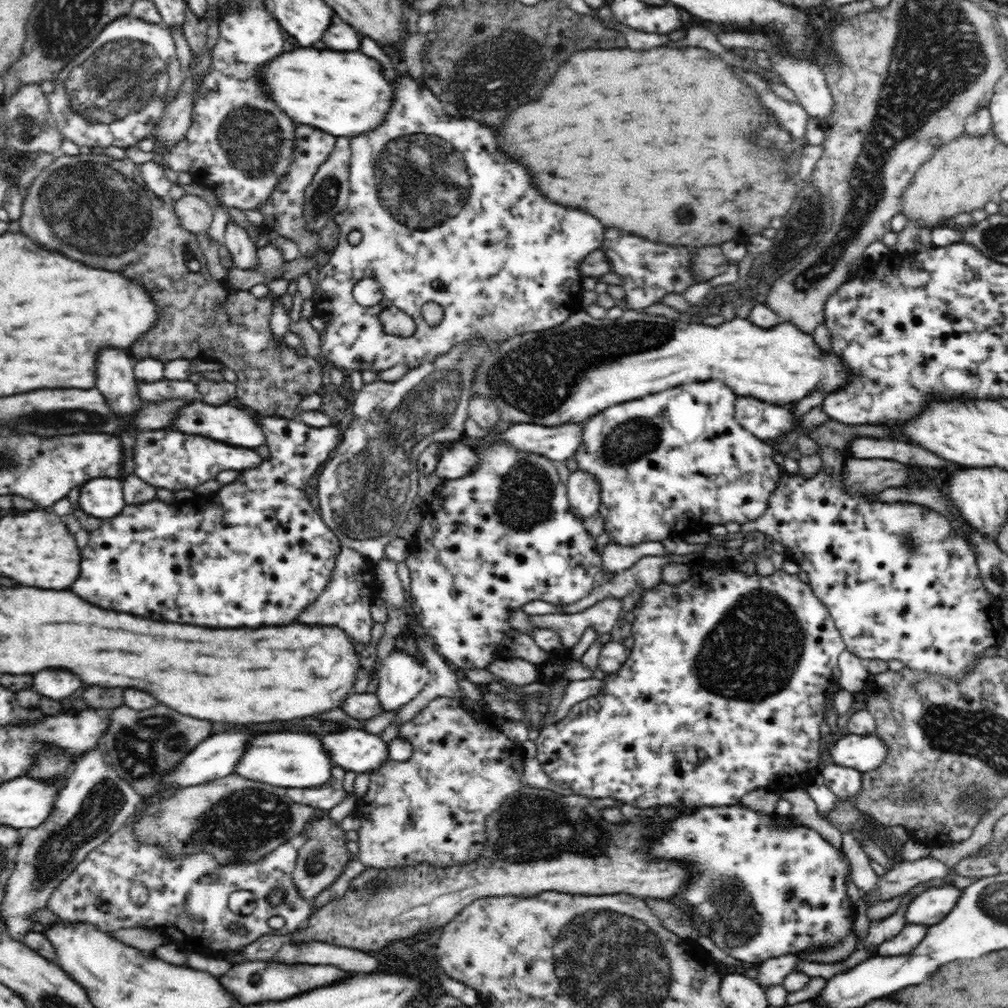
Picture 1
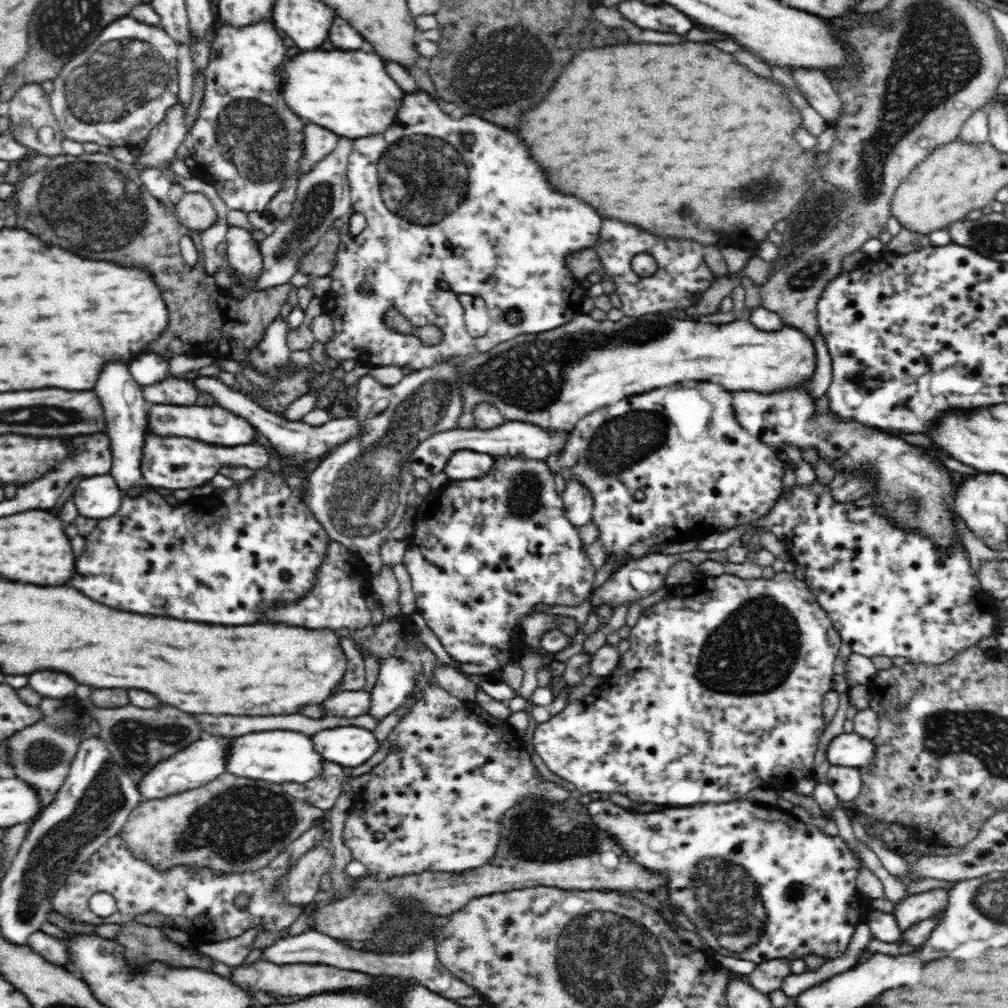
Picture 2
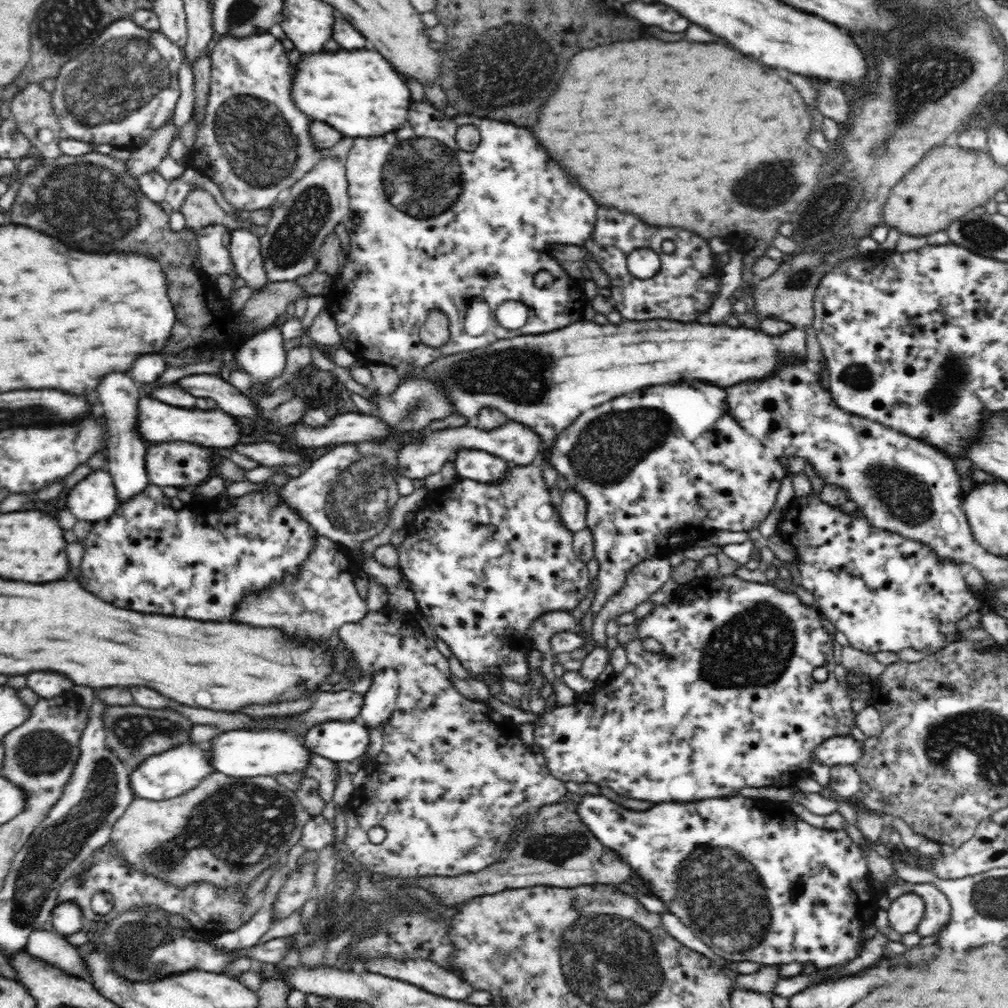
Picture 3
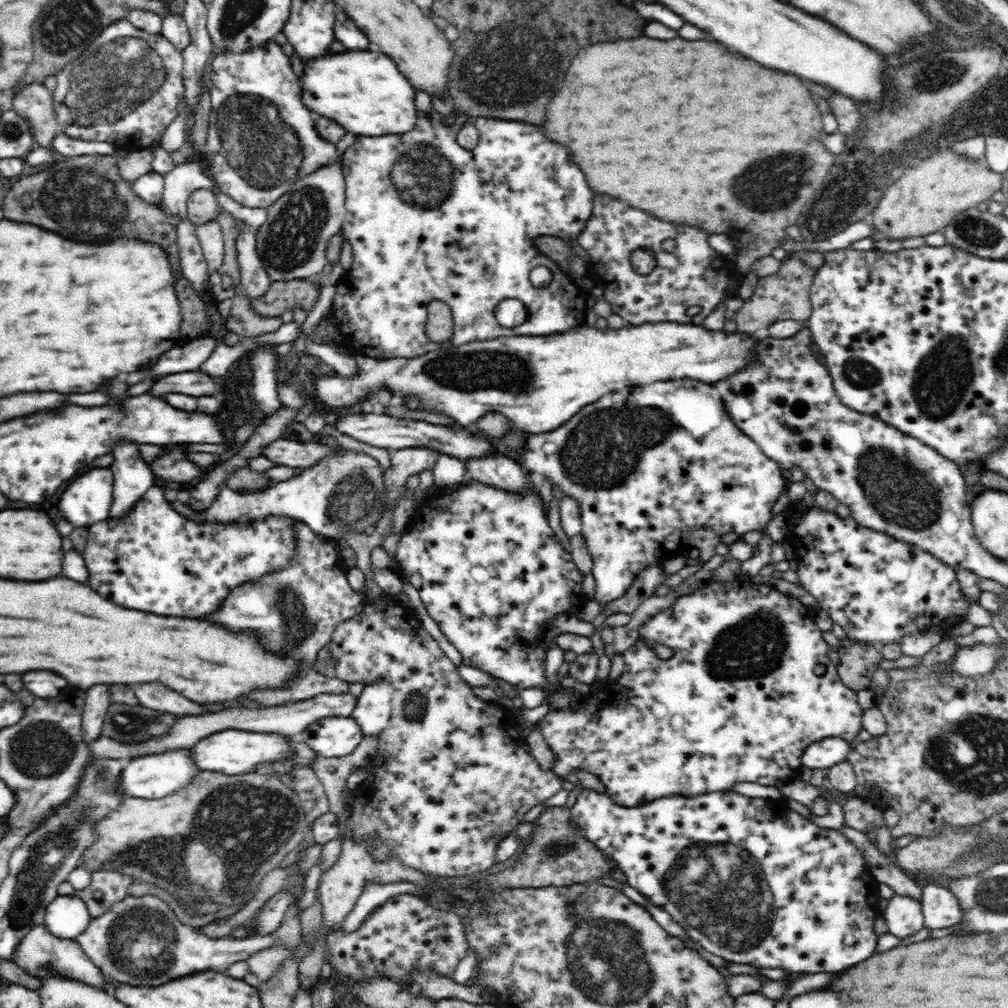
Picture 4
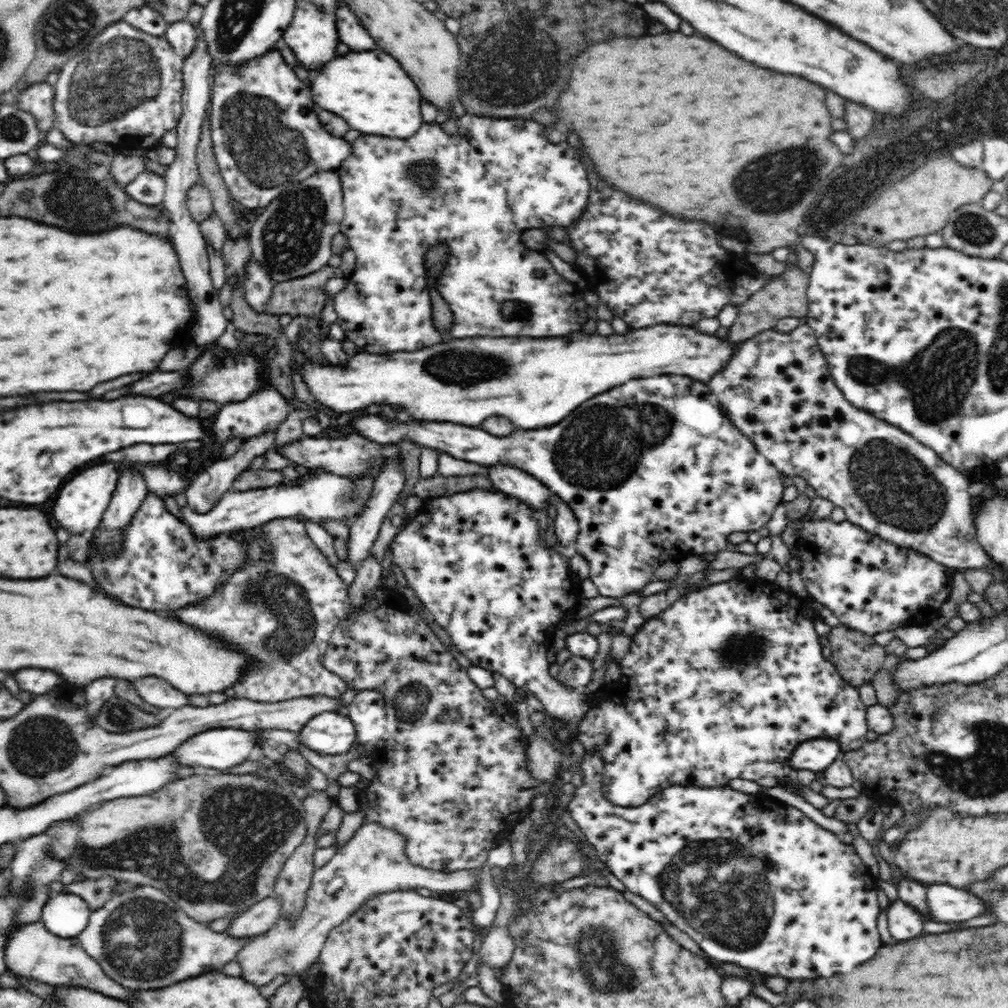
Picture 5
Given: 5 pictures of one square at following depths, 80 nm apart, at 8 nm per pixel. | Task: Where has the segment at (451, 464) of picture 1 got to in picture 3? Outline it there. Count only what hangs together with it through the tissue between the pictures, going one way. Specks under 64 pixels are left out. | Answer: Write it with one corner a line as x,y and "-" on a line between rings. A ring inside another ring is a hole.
458,450
452,457
454,470
461,479
491,483
501,481
510,468
510,462
484,450

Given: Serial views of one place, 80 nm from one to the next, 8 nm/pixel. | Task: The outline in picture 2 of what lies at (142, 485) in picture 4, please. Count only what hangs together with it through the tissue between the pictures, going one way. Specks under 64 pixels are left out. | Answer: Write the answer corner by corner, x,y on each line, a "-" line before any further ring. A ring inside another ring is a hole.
112,364
104,376
96,382
96,394
100,398
100,406
104,408
106,420
108,420
109,450
112,451
112,468
109,473
116,479
120,492
125,492
136,485
145,483
142,473
143,446
146,442
146,418
144,418
144,396
140,384
132,378
130,370
124,368
124,364

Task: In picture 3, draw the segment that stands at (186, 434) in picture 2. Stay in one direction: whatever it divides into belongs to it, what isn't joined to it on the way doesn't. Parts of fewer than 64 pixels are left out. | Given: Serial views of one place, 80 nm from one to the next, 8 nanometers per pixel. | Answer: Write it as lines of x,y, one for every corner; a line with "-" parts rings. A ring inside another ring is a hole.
152,398
140,400
140,422
136,432
146,443
163,443
164,441
184,441
211,448
231,448
238,444
242,429
238,422
222,410
198,410
198,408
174,408

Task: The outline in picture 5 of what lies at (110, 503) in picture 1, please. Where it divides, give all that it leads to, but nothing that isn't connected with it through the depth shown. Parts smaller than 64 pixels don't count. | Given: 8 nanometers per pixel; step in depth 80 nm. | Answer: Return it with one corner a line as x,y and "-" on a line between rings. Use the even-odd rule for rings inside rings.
122,462
92,466
62,486
58,500
54,504
54,518
62,528
68,528
74,535
80,533
87,535
88,530
90,533
96,530
118,484
118,463

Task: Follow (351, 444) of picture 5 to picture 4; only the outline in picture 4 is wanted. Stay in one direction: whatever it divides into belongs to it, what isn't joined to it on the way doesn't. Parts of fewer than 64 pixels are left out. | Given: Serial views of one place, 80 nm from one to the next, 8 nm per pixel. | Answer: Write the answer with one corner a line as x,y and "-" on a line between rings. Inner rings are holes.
280,438
268,443
268,446
261,448
261,455
268,460
276,462
280,466
290,466
290,468
308,468
324,460
332,458
334,450
326,444
316,444
316,442
292,442
291,439

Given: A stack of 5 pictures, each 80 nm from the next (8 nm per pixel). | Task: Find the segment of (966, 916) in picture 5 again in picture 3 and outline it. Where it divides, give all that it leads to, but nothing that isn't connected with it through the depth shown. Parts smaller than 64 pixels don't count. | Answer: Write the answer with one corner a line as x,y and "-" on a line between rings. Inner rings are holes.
890,881
884,884
884,892
889,899
896,900
902,894
914,893
924,899
924,916
921,918
915,932
926,938
932,936
949,921
951,915
951,906
948,897
938,890
932,883
910,883
902,881

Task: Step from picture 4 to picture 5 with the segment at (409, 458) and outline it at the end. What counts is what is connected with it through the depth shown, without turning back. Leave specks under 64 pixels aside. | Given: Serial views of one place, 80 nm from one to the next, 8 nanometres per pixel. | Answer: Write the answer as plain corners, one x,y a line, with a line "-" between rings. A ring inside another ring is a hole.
392,459
391,463
388,463
375,478
374,488
370,492
370,498
368,502
364,504
364,508
356,514
356,518
352,521
348,527
349,539
347,540
347,561
352,564
361,564
361,562
370,554
372,550
372,544
378,536
380,526
388,510
394,506
397,502
396,499
404,488
404,467
400,467
400,463
396,463
396,459

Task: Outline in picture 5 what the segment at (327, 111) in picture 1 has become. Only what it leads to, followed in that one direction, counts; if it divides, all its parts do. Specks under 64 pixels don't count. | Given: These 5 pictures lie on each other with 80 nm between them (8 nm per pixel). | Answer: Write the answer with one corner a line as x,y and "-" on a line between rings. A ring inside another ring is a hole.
372,50
372,52
352,52
346,56
338,56
332,62
322,66
324,72
316,72
312,78
312,102
316,106
320,106
322,110
328,110
344,120
348,120
348,126
352,130
358,130
362,134
386,134
392,138
408,138
412,136
420,126
422,126
422,116
420,116
420,92
408,78
402,67
392,56
388,56
386,52
380,50

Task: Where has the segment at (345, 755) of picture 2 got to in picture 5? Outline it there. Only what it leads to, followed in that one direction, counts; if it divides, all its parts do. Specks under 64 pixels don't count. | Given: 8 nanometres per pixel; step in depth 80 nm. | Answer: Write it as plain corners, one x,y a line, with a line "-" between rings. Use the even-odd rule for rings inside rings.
345,713
318,714
297,734
304,745
320,754
348,752
356,743
354,723

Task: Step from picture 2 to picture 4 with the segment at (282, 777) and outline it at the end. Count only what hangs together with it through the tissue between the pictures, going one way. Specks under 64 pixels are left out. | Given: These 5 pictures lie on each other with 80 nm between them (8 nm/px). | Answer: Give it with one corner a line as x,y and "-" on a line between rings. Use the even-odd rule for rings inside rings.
224,729
220,732
209,734
208,738
198,740
189,749
191,762
202,771
221,772
228,776
254,773
258,764
272,764
278,760
290,758
292,750
288,738
278,733
250,732
244,729

